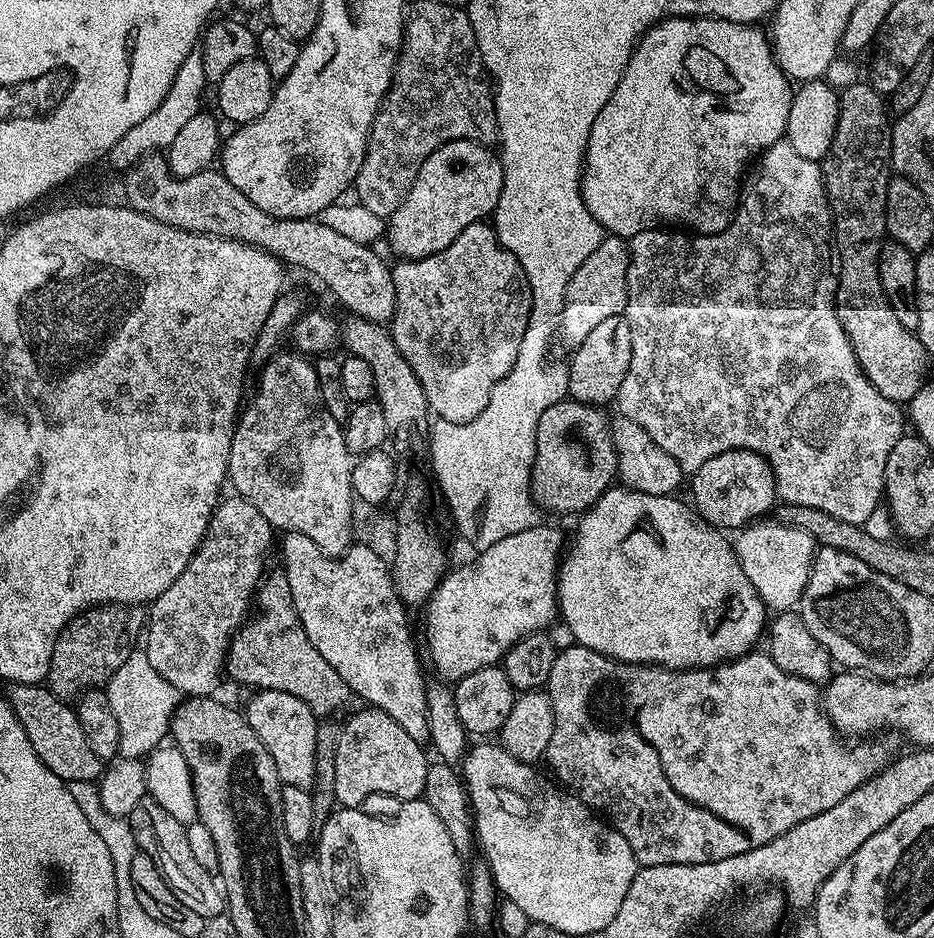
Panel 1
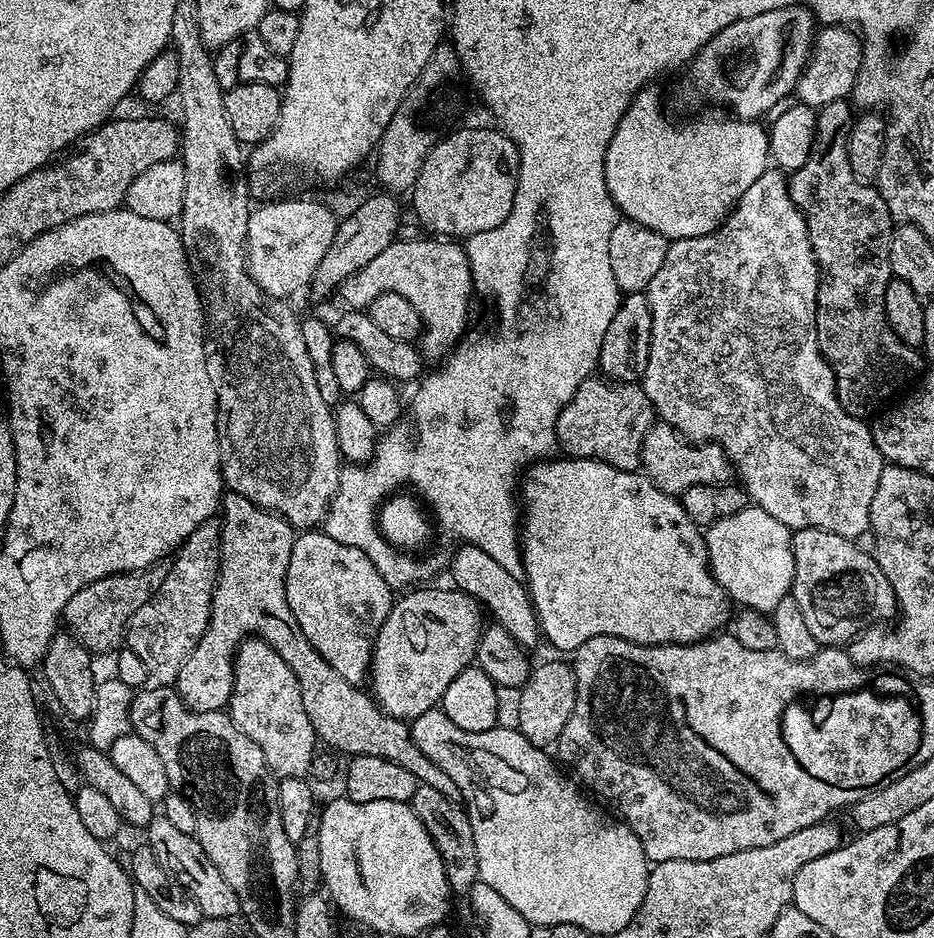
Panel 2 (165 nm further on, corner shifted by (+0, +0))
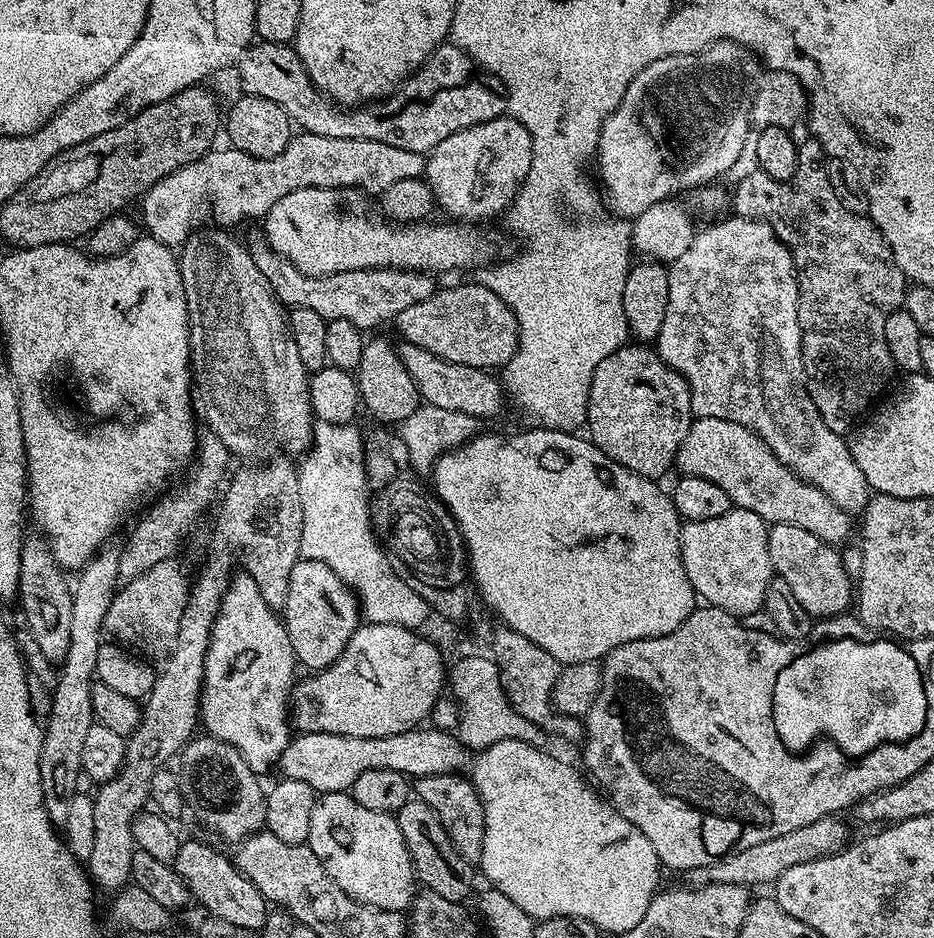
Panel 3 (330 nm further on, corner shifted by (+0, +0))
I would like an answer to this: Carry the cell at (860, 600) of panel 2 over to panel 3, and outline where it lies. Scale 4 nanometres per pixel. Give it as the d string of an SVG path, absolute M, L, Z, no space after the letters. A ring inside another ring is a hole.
M774 524L768 529L768 549L777 577L782 579L788 595L809 617L827 618L838 616L849 607L854 596L854 584L848 581L848 572L840 561L835 547L819 540L810 530L793 524Z

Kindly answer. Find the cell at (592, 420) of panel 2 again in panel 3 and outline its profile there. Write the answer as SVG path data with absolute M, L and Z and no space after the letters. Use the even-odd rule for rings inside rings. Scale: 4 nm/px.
M640 342L625 343L623 348L614 350L594 370L594 378L588 387L588 412L586 415L587 435L611 460L626 466L639 476L660 478L669 467L675 465L676 452L682 438L692 425L694 413L688 383L656 351L655 347Z

